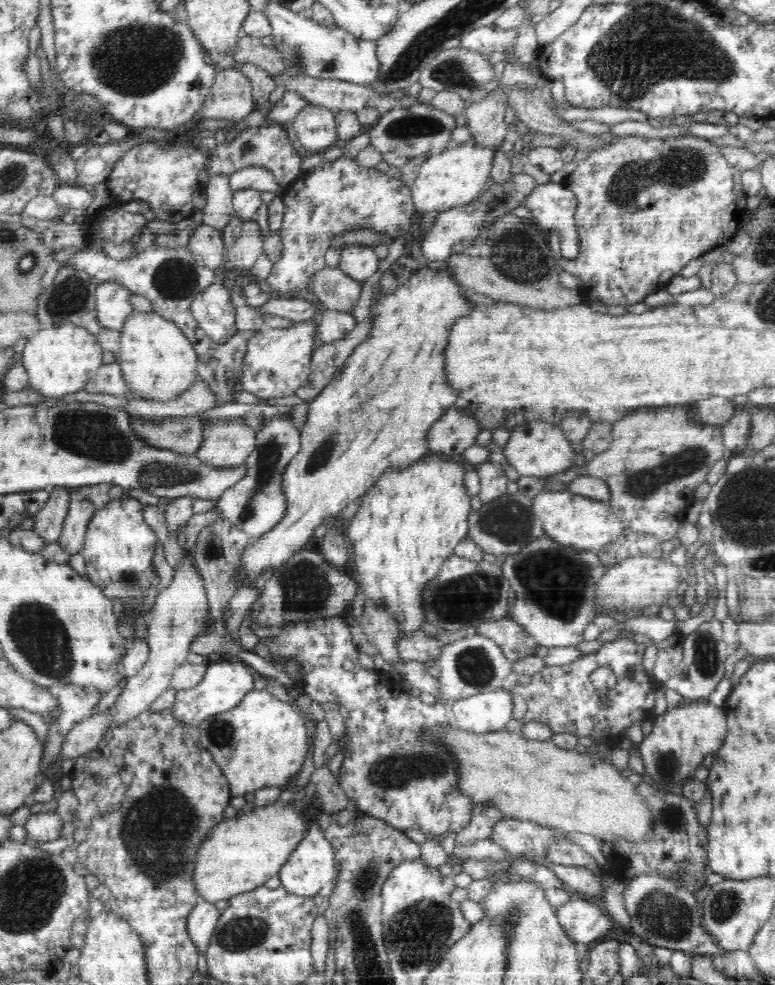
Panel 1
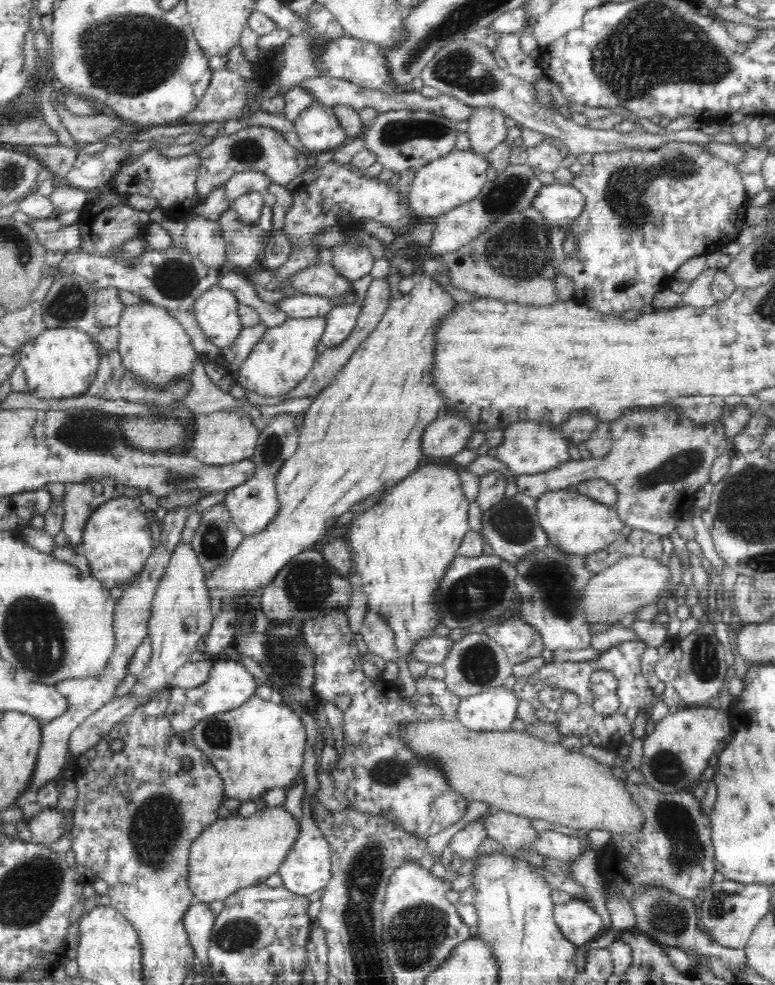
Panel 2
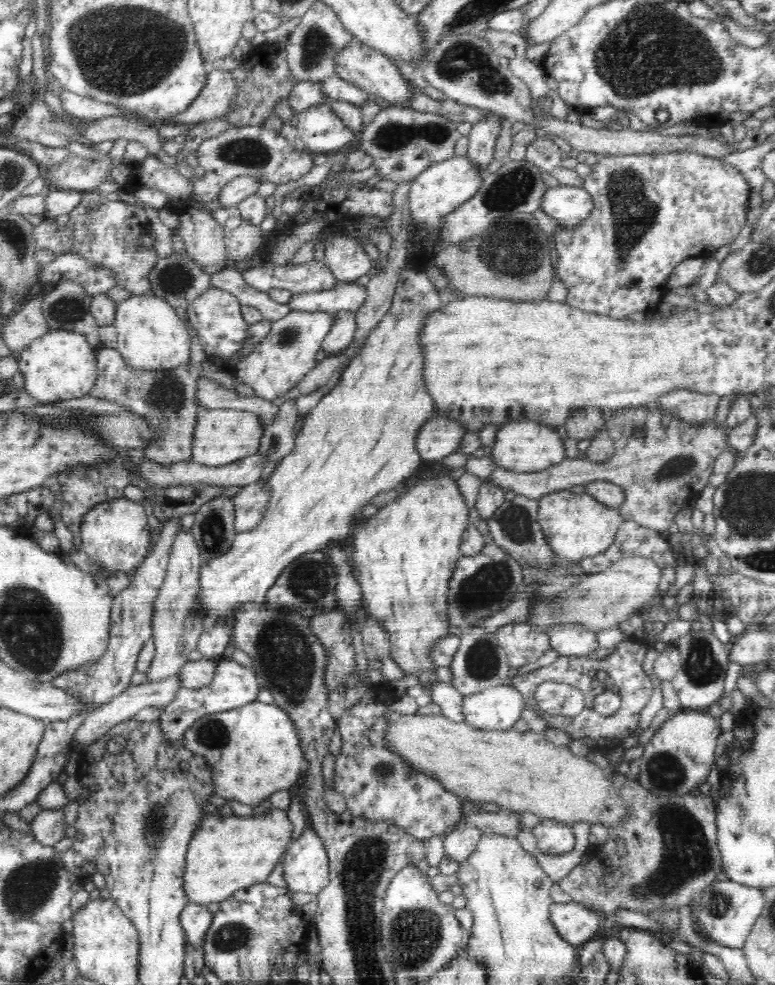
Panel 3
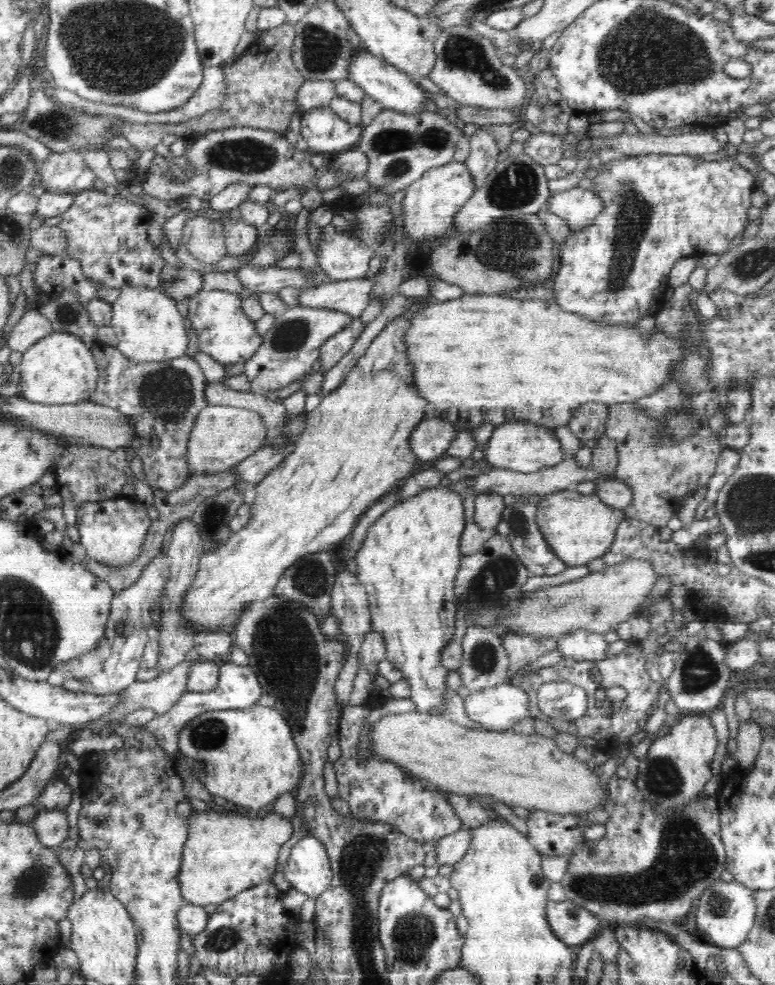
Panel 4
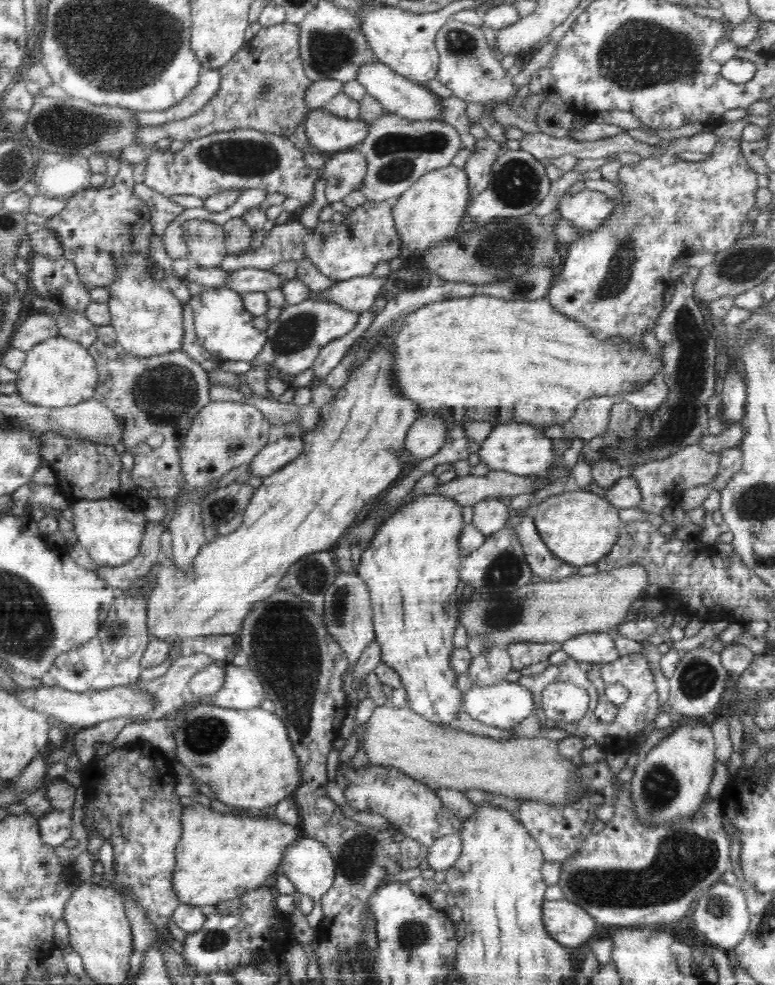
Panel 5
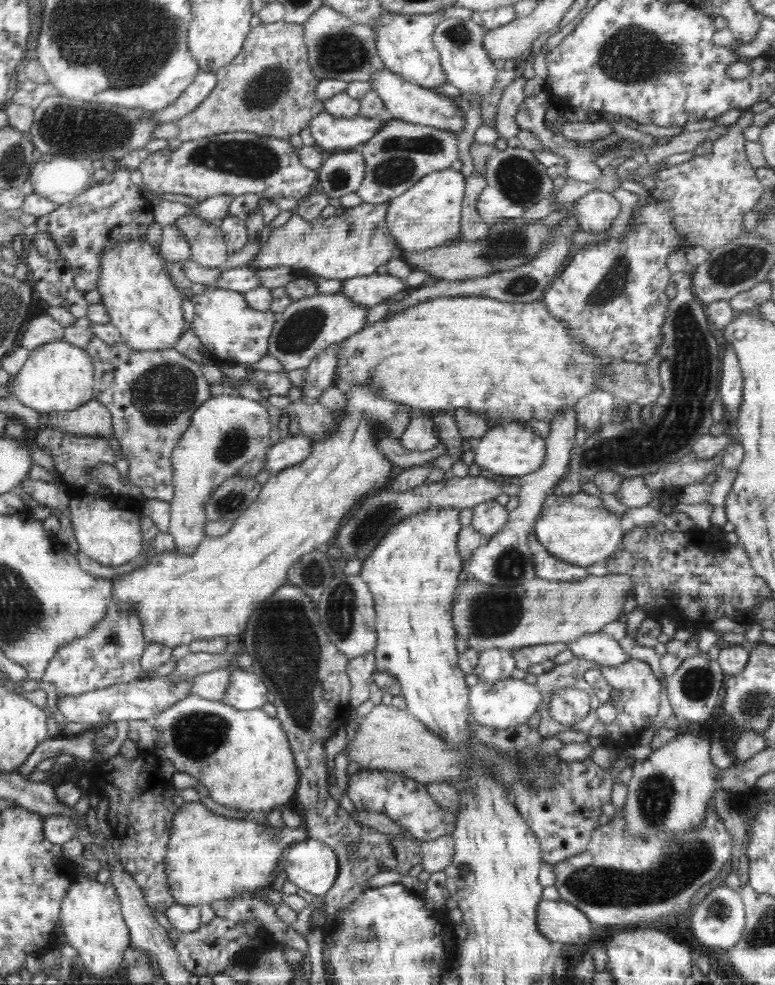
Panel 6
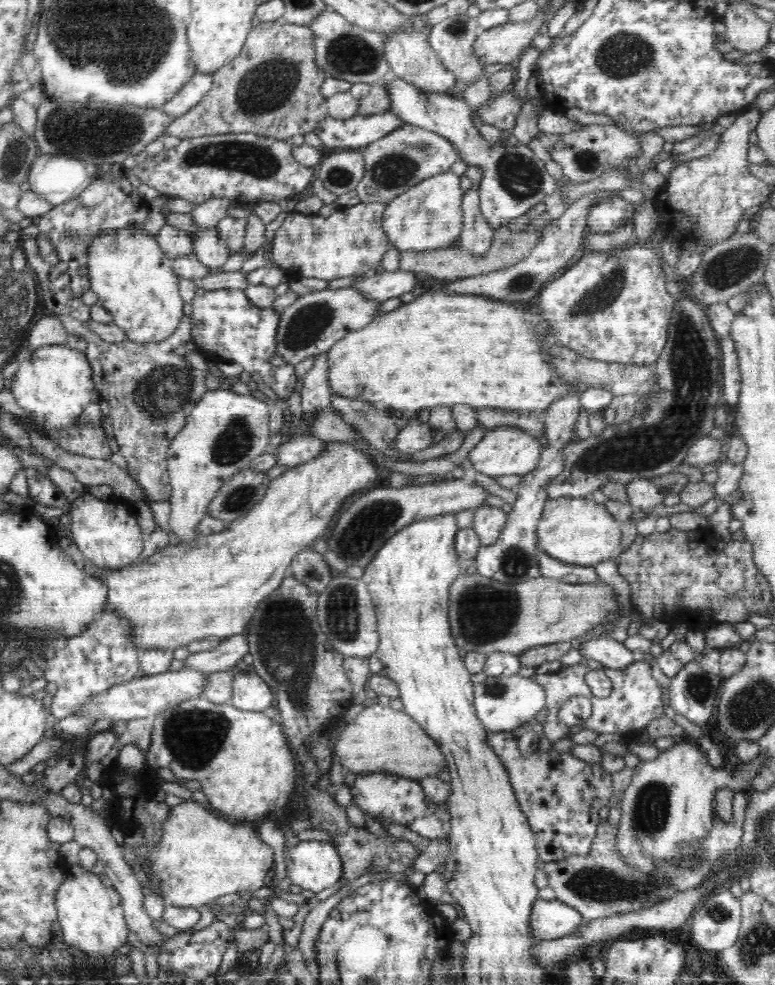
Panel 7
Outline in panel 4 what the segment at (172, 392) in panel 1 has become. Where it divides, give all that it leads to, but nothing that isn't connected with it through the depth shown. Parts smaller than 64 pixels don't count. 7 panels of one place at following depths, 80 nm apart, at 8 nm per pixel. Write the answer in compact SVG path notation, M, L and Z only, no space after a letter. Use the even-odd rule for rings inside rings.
M122 286L118 288L120 296L118 300L112 302L112 320L111 325L116 331L118 337L117 347L120 352L131 360L131 362L166 362L174 360L180 356L186 356L188 346L187 320L180 315L176 307L175 300L168 298L160 288L146 288L145 286Z

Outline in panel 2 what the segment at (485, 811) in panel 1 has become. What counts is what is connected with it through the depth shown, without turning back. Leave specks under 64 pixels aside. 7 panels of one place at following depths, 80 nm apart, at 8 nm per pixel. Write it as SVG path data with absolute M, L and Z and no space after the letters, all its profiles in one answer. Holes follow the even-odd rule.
M484 814L475 821L469 822L452 836L448 845L455 853L458 863L476 858L478 846L489 837L486 827L482 823L482 818L486 818L486 816L487 814Z

